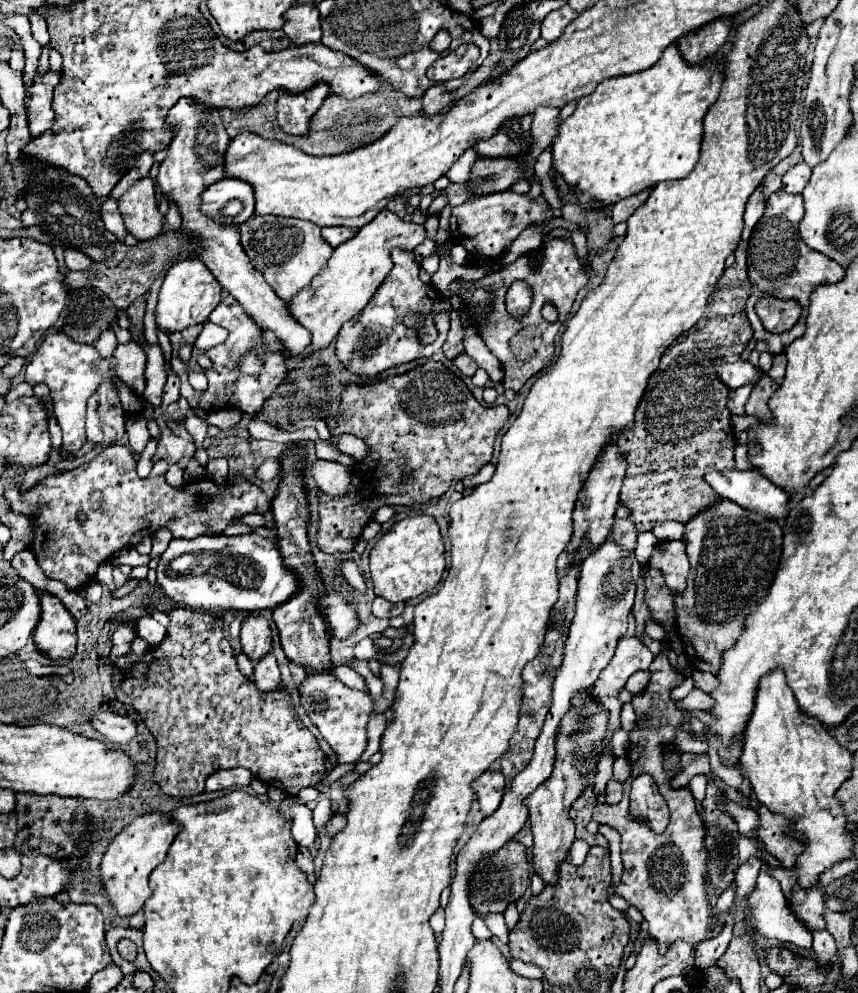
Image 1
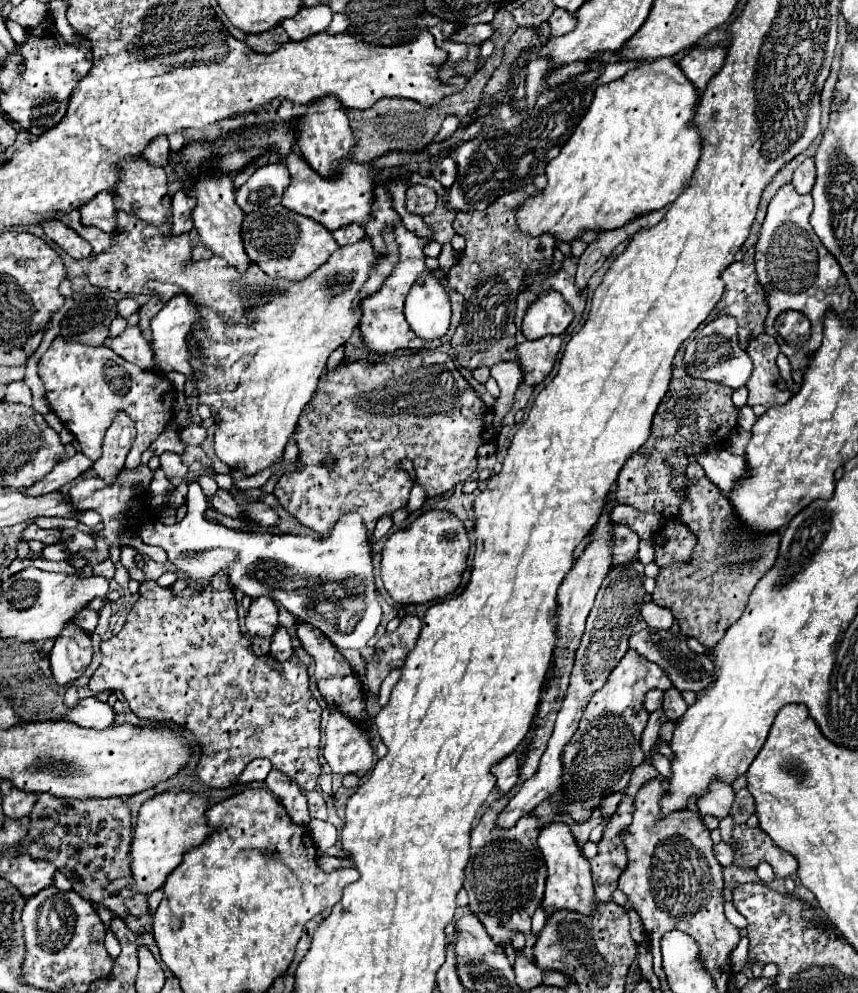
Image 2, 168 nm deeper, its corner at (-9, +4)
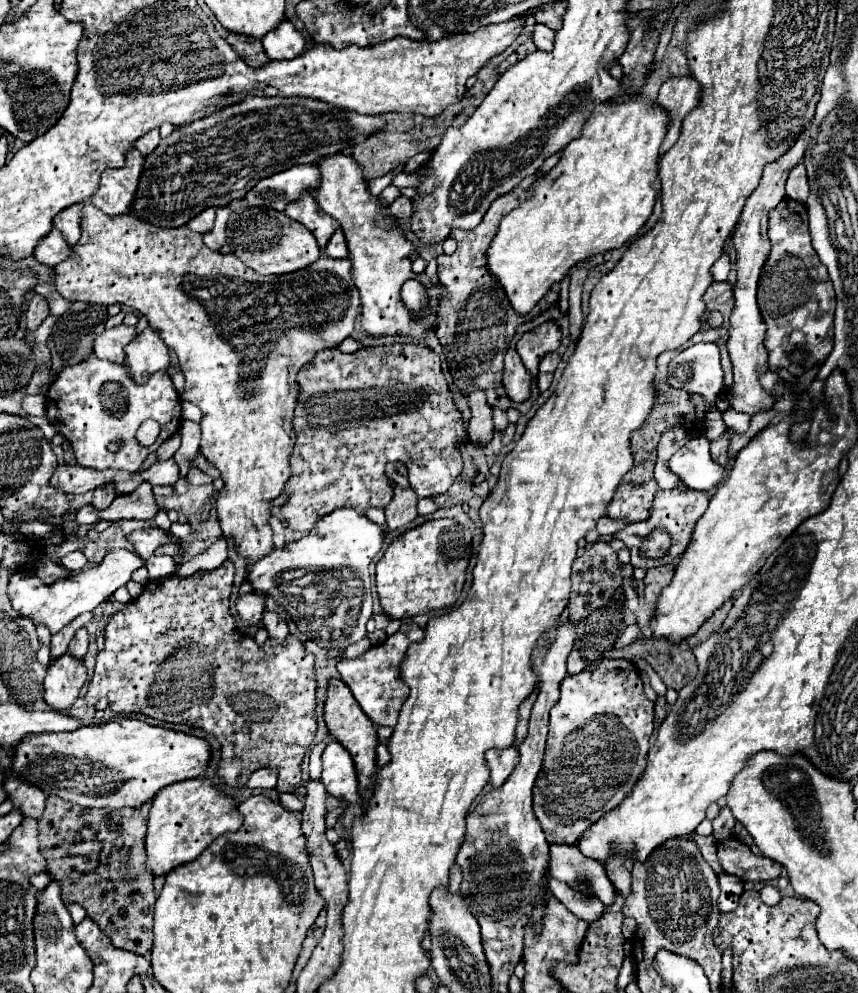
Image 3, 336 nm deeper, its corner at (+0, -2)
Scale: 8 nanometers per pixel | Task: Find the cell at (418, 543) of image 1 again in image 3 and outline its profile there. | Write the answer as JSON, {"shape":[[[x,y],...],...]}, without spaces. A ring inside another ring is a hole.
{"shape":[[[450,518],[428,520],[422,526],[406,530],[398,538],[394,538],[384,556],[376,564],[376,588],[384,614],[388,614],[390,618],[410,618],[416,614],[424,614],[428,610],[440,610],[452,606],[464,588],[466,566],[472,552],[470,542],[472,542],[472,532]]]}

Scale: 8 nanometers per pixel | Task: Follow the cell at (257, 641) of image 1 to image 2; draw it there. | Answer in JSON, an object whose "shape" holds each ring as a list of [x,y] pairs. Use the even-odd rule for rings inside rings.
{"shape":[[[257,598],[245,618],[245,626],[251,636],[273,636],[277,630],[277,606],[271,598]]]}

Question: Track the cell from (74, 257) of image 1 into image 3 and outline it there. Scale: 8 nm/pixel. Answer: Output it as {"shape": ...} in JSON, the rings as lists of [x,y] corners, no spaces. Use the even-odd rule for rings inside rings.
{"shape":[[[52,228],[52,232],[34,250],[34,258],[46,266],[58,266],[60,262],[72,258],[72,254],[72,246],[66,242],[64,234],[58,232],[58,228]]]}

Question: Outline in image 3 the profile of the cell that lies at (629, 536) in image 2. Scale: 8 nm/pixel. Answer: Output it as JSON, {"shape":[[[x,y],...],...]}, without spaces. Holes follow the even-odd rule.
{"shape":[[[598,540],[596,544],[588,546],[586,552],[580,558],[576,558],[576,562],[572,566],[572,594],[570,594],[570,604],[568,604],[570,618],[582,620],[594,608],[608,604],[608,600],[614,596],[616,588],[620,588],[620,586],[622,586],[620,560],[608,542]]]}

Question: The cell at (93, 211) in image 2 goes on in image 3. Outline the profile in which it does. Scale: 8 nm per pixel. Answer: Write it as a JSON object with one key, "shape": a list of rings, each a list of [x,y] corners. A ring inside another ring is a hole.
{"shape":[[[76,204],[76,206],[70,206],[66,208],[64,212],[60,212],[56,218],[54,218],[54,226],[64,232],[64,238],[74,246],[80,238],[80,220],[82,220],[82,208],[84,204]]]}

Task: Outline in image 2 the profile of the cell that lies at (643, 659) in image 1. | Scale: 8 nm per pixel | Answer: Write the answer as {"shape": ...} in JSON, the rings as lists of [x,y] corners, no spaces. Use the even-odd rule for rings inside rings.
{"shape":[[[627,650],[625,658],[609,674],[603,688],[599,688],[585,706],[577,732],[561,752],[563,762],[563,794],[567,804],[561,806],[555,796],[549,798],[553,812],[569,814],[575,822],[589,820],[587,816],[601,806],[601,800],[613,792],[625,790],[633,768],[637,768],[645,754],[641,750],[641,734],[647,726],[649,712],[643,708],[645,694],[653,688],[669,690],[673,684],[667,674],[653,662],[647,662],[635,650]]]}

